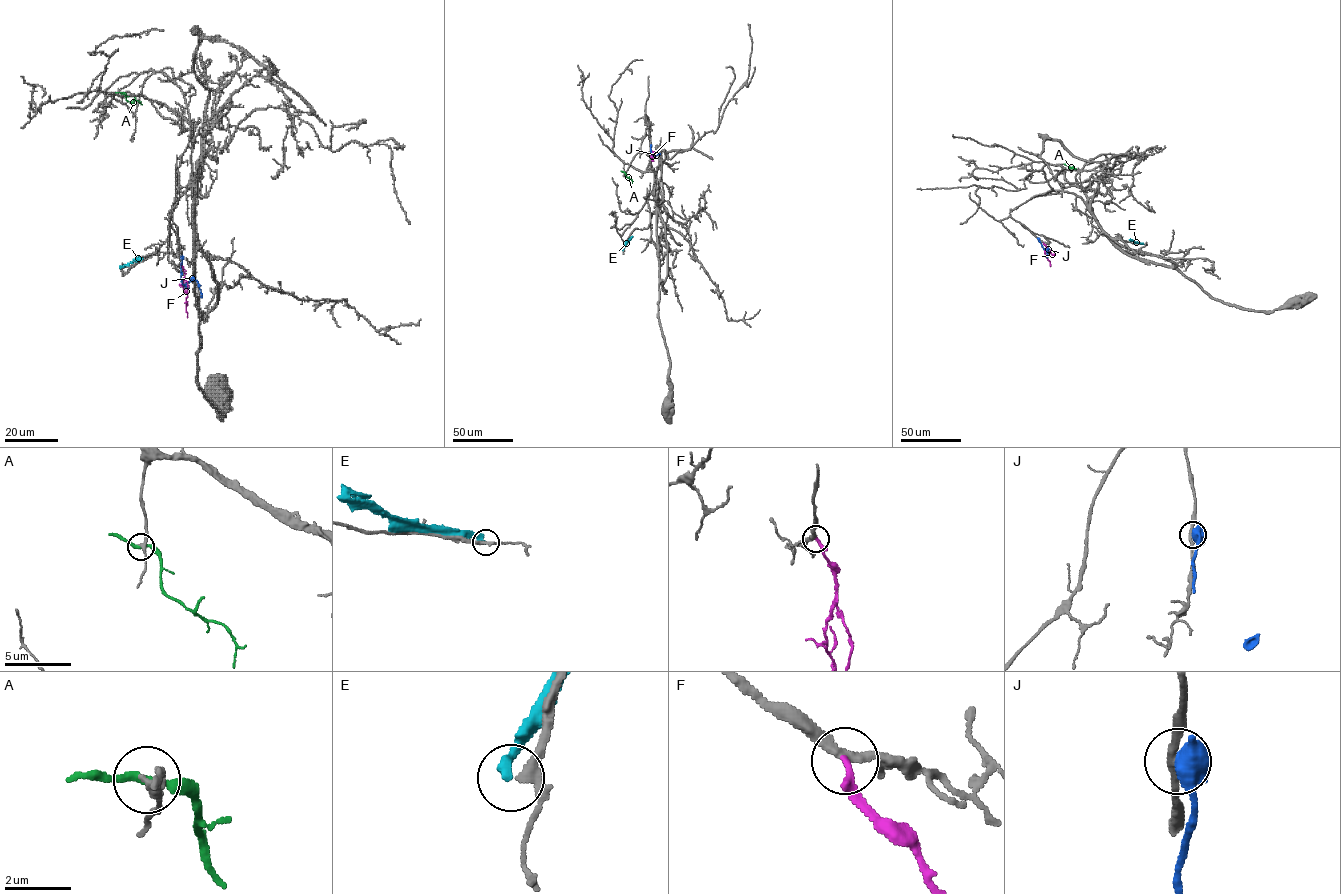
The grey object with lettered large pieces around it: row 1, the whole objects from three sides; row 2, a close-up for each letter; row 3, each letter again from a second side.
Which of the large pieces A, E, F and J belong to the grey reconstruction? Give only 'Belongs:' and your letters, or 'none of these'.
Belongs: F

